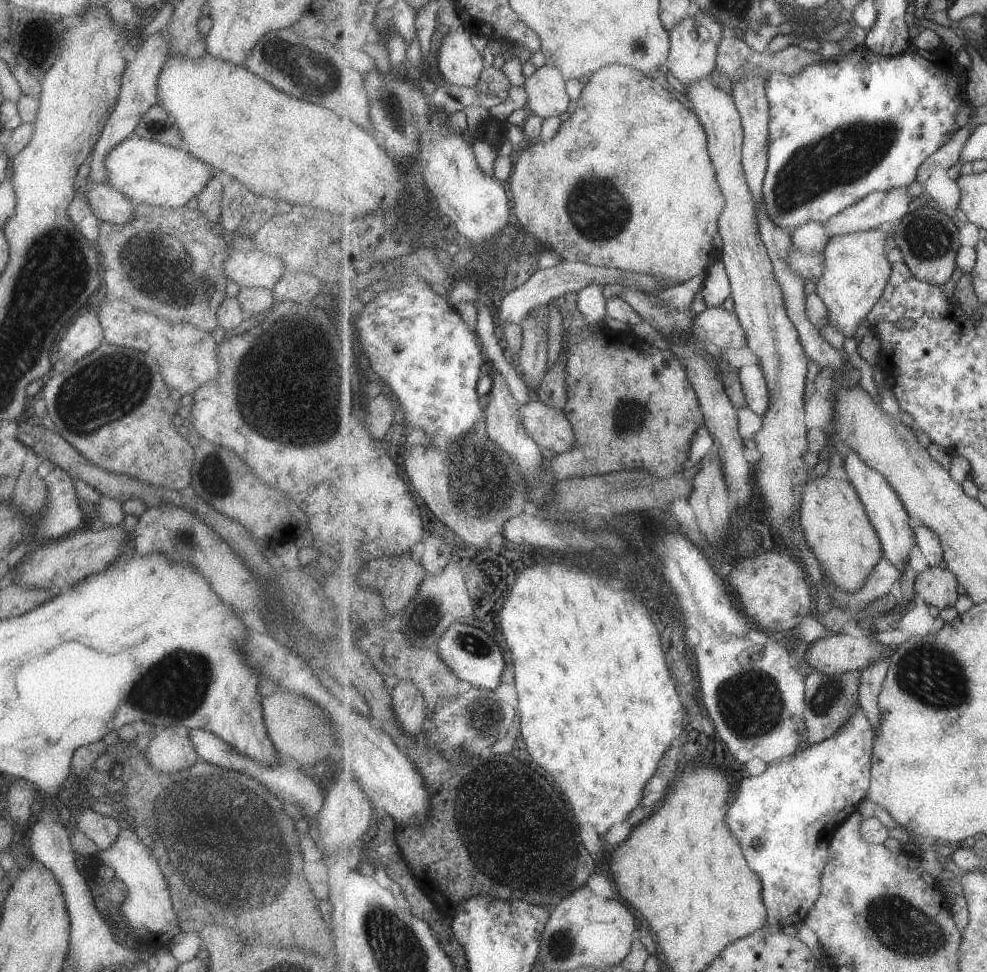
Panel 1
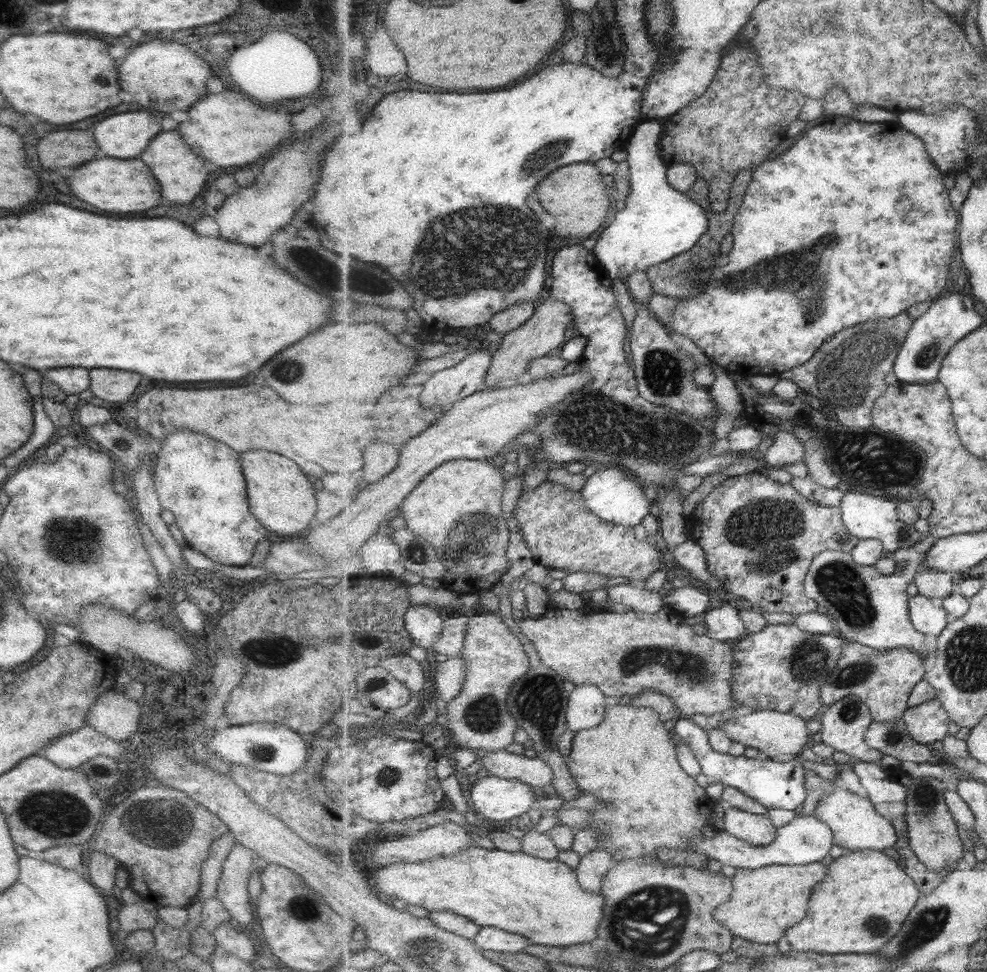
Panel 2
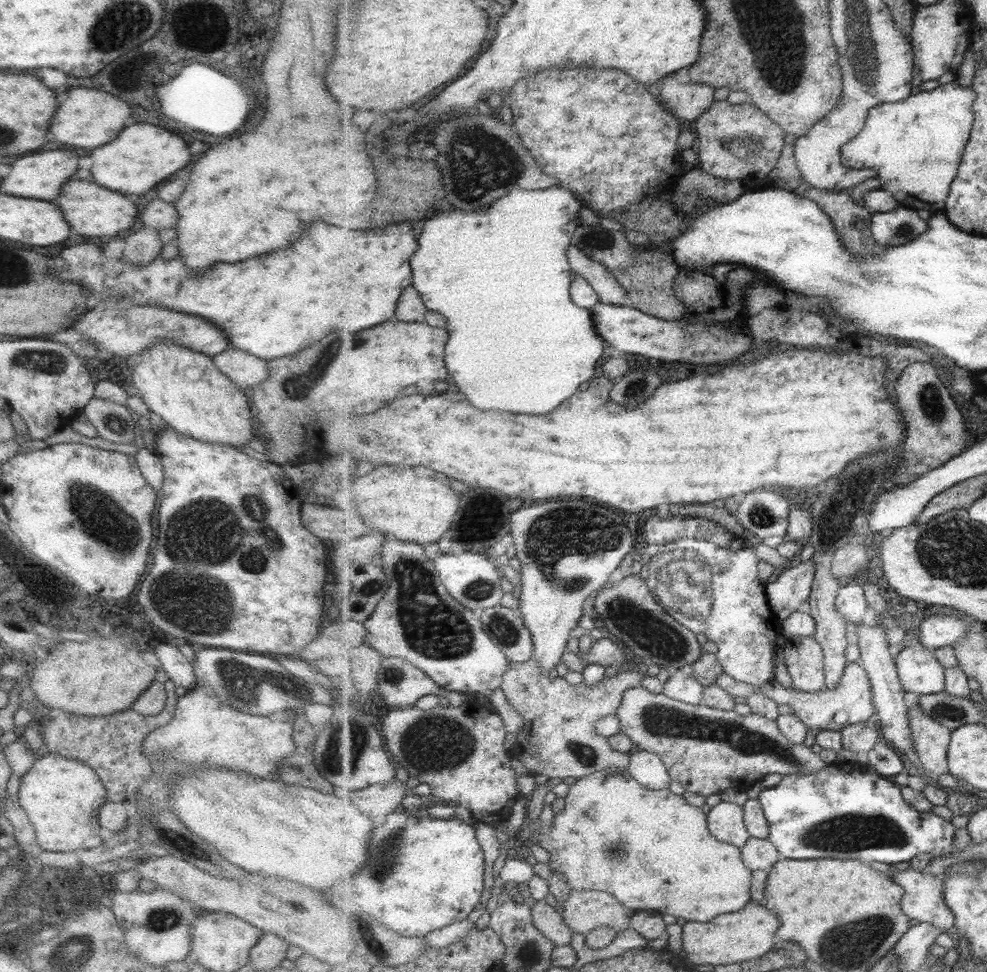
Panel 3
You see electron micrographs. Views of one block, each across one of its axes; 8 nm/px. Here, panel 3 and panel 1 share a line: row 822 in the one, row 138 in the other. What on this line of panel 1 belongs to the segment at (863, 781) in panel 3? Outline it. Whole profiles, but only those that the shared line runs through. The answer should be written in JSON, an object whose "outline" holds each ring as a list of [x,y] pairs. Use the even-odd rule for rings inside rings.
{"outline":[[[863,45],[857,48],[855,52],[808,66],[795,76],[780,72],[773,73],[768,78],[766,91],[770,100],[770,139],[768,140],[768,169],[764,180],[764,200],[769,216],[790,233],[793,232],[793,228],[797,228],[809,220],[826,223],[832,216],[859,203],[872,192],[888,191],[913,184],[917,180],[919,166],[934,152],[944,147],[955,136],[956,132],[961,130],[955,114],[963,104],[970,103],[968,73],[957,62],[955,55],[953,56],[943,47],[933,51],[915,48],[897,56],[883,56]]]}

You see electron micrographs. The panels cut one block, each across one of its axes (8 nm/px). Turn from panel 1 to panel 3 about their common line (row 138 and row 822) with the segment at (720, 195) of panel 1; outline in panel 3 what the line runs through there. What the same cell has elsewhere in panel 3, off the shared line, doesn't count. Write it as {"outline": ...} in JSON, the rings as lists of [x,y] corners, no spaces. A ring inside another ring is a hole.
{"outline":[[[609,768],[580,778],[576,783],[573,783],[570,786],[570,794],[565,798],[565,808],[560,813],[554,814],[550,829],[541,826],[535,837],[538,839],[538,846],[550,854],[549,866],[551,870],[565,875],[573,890],[605,891],[614,894],[633,911],[657,911],[661,915],[673,915],[687,921],[706,923],[721,914],[737,913],[744,910],[752,900],[752,880],[754,877],[754,871],[745,864],[742,848],[715,838],[708,824],[708,814],[705,814],[700,807],[689,804],[681,795],[674,794],[669,789],[650,789],[633,777],[628,769]]]}

